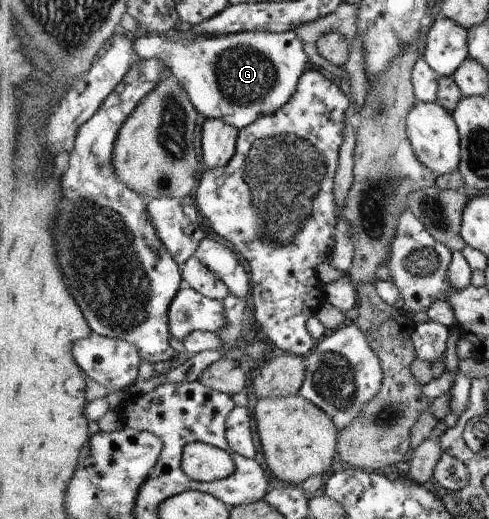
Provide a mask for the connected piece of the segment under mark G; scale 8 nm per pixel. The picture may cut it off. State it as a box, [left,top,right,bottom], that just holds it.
[135,26,312,130]

